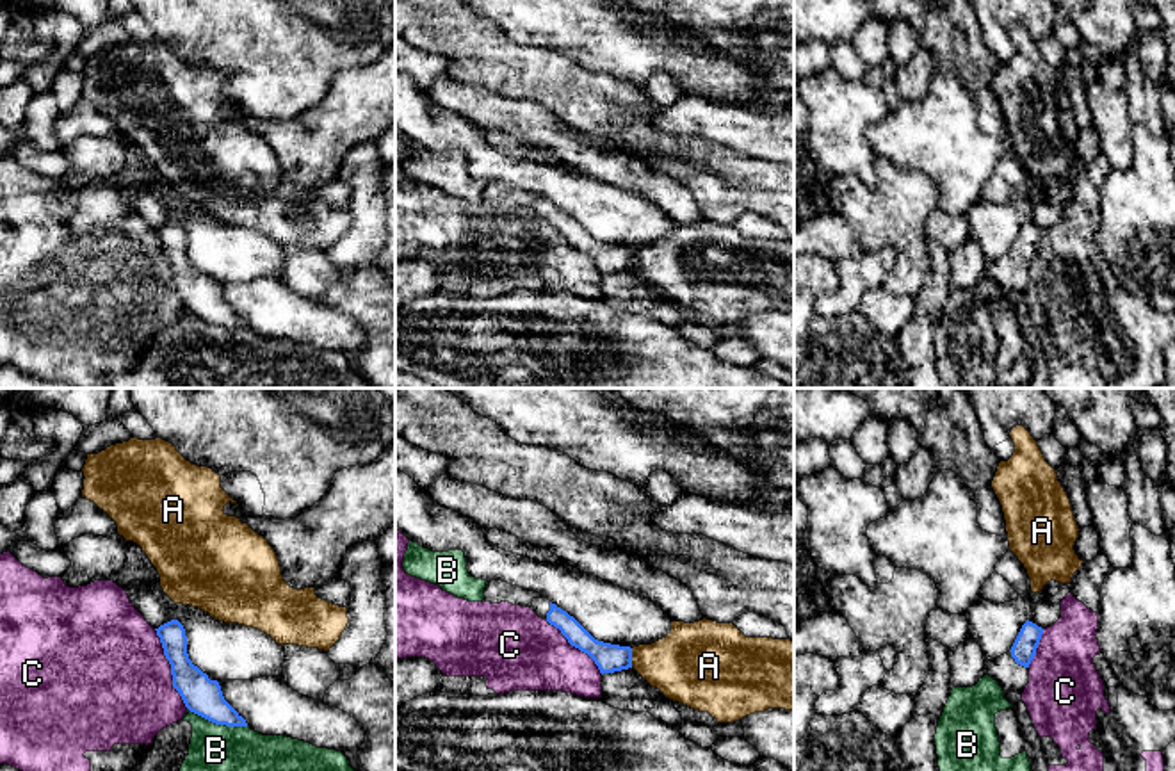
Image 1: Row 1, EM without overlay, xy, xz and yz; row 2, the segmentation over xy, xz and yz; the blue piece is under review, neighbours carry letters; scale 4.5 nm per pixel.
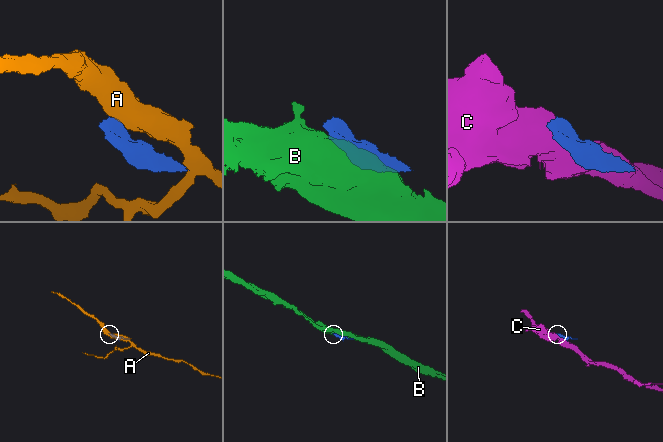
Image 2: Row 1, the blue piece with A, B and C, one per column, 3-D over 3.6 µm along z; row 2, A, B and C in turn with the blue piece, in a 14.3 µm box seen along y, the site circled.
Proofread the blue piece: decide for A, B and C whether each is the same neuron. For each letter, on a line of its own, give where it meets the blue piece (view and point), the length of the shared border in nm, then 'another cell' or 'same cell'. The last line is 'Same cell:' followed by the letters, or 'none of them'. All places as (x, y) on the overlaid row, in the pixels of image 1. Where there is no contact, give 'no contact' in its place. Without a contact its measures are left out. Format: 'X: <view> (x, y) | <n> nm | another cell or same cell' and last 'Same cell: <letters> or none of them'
A: xz (631, 657) | 90 nm | another cell
B: xy (218, 723) | 280 nm | another cell
C: xy (171, 668) | 400 nm | another cell
Same cell: none of them

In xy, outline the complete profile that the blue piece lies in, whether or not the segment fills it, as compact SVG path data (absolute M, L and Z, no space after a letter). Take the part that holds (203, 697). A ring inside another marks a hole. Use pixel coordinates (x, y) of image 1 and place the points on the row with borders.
M171 620L155 630L171 664L173 687L180 693L185 707L215 725L247 726L246 719L224 700L219 682L210 680L189 659L183 625Z

